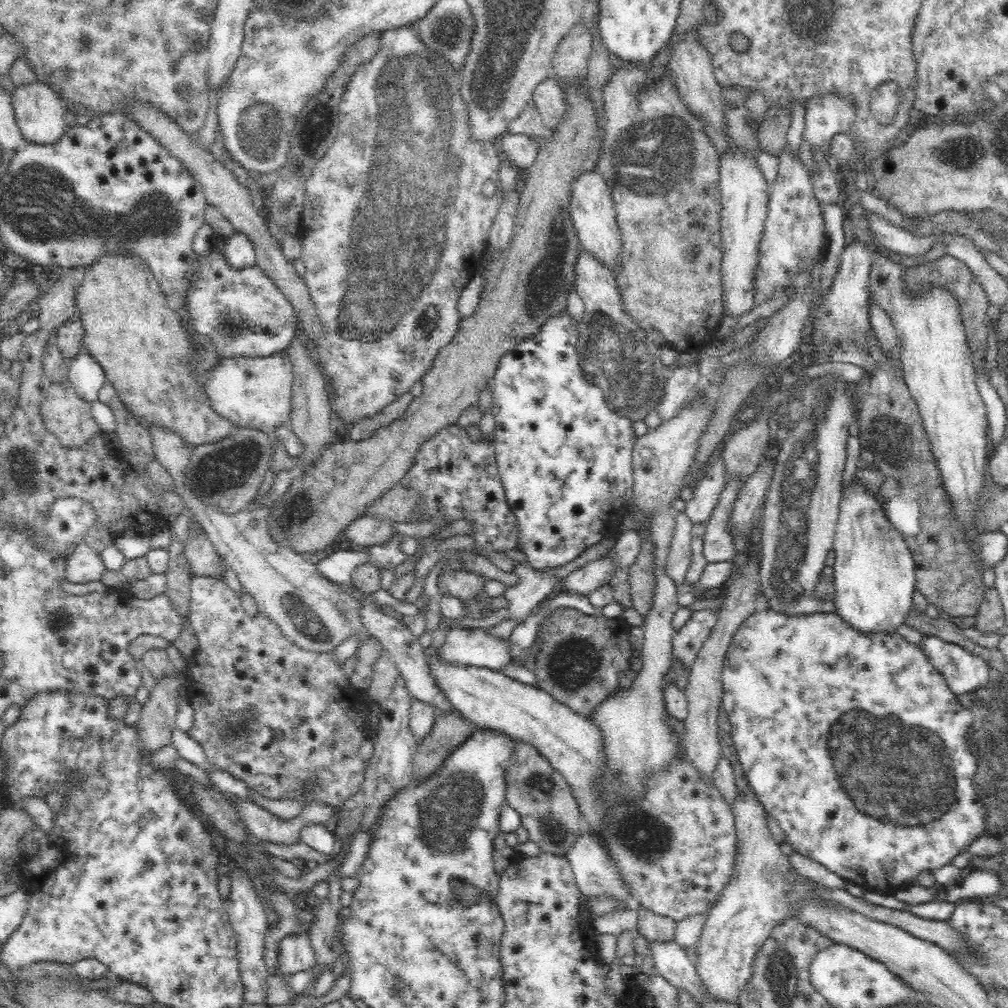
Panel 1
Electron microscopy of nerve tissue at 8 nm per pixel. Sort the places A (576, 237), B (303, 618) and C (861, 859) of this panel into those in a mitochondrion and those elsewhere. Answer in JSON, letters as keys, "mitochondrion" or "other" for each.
{"A":"other","B":"mitochondrion","C":"other"}

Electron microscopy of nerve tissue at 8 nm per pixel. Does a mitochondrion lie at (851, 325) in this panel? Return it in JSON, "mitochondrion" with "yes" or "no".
{"mitochondrion":"yes"}

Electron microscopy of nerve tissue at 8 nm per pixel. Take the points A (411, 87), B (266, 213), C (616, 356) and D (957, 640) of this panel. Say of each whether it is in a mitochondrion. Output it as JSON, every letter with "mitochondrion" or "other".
{"A":"mitochondrion","B":"other","C":"mitochondrion","D":"other"}

